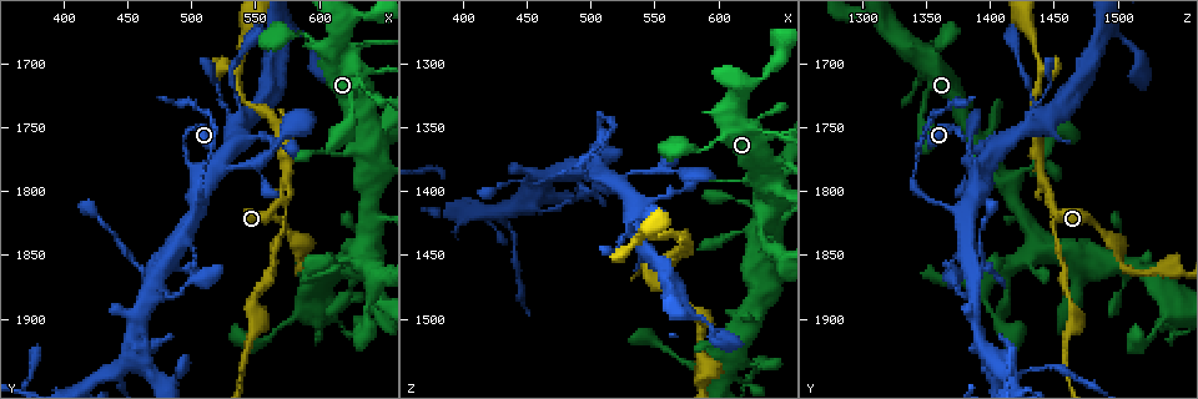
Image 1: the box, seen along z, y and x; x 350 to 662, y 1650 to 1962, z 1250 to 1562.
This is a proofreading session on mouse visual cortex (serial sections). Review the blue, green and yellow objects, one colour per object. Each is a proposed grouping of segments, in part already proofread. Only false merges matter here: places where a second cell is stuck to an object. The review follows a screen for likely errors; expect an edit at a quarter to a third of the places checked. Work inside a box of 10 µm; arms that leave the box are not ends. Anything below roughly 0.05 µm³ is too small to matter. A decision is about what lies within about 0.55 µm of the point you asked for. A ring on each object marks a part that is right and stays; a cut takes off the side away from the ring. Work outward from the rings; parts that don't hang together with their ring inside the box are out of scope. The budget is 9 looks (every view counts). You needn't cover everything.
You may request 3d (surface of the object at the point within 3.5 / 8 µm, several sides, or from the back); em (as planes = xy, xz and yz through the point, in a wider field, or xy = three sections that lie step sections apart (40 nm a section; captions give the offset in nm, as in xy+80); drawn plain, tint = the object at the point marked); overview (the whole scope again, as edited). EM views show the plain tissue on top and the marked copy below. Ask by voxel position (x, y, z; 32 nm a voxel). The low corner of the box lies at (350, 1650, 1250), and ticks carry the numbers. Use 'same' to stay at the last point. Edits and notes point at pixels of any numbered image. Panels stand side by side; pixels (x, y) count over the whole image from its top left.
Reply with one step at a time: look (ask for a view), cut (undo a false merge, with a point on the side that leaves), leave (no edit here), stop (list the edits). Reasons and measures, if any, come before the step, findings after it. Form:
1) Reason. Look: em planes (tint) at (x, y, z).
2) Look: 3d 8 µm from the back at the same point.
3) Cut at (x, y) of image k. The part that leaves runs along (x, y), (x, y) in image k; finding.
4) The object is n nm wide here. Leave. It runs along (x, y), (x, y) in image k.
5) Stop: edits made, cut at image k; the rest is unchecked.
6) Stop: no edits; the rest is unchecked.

Look: 3d 3.5 µm at (632, 1688, 1354).

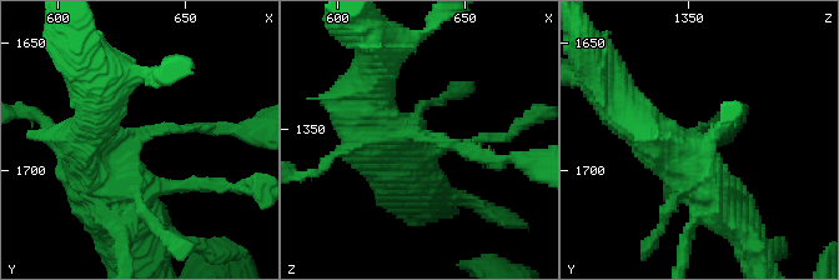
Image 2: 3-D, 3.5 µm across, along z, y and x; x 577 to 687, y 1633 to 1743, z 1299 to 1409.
The arms are 150, 600 nm wide. Look: em xy step 2 (tint) at (632, 1689, 1351).

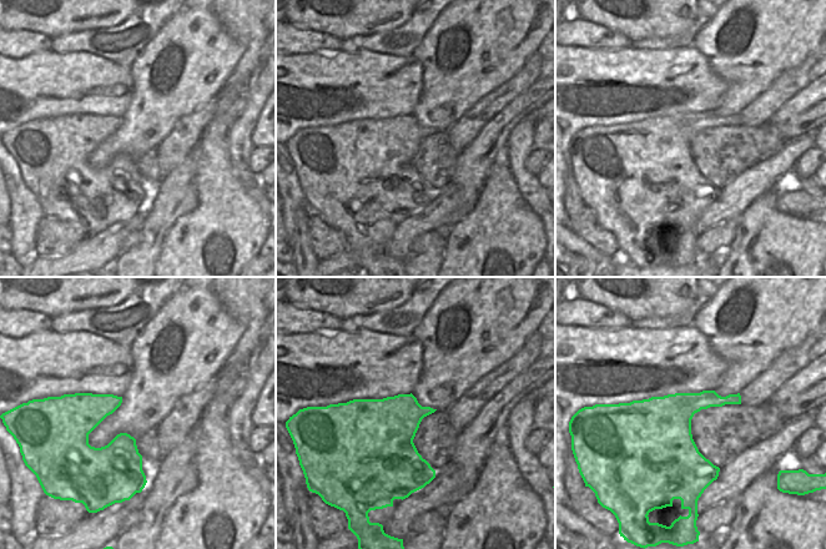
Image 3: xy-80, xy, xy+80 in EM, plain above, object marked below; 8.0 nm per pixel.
The object is 460 nm wide here. Leave. It runs along (75, 397), (81, 443), (141, 482) in image 3; continuous, no second cell.

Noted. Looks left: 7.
Arms part here. Look: em xy step 5 (tint) at (572, 1808, 1448).

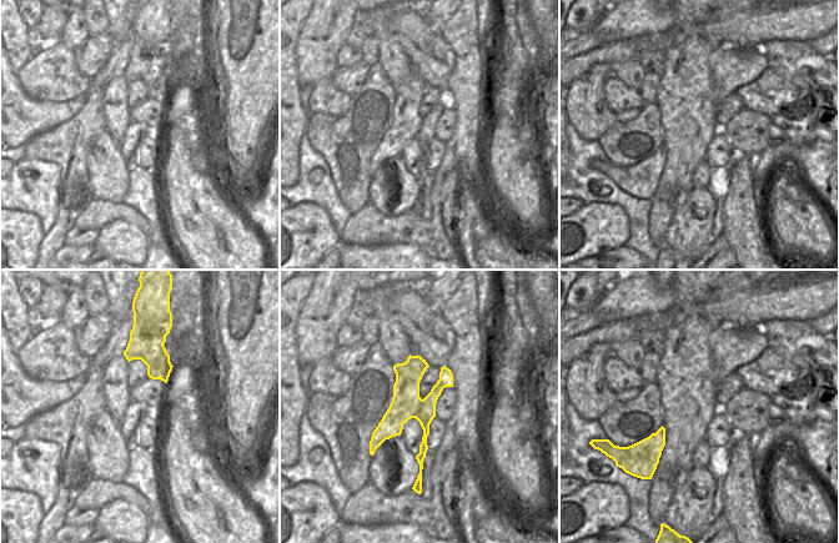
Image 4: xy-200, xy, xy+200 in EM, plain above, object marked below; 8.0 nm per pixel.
Look: 3d 3.5 µm at the same point.

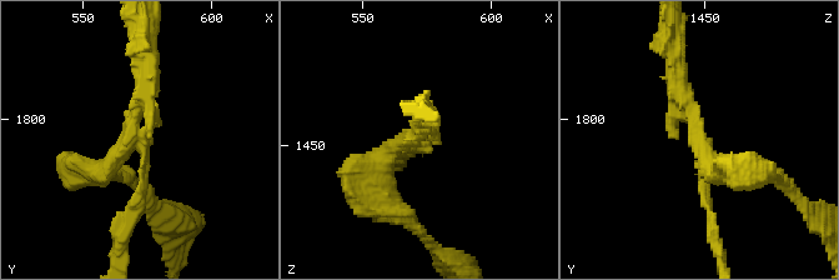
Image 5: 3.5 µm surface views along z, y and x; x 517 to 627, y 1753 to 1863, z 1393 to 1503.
The object is 240 nm wide here. Cut at (706, 193) of image 5. A border runs along (423, 400), (415, 417) in image 4; two cells meet here.

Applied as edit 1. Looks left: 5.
Redraw. Look: overview.

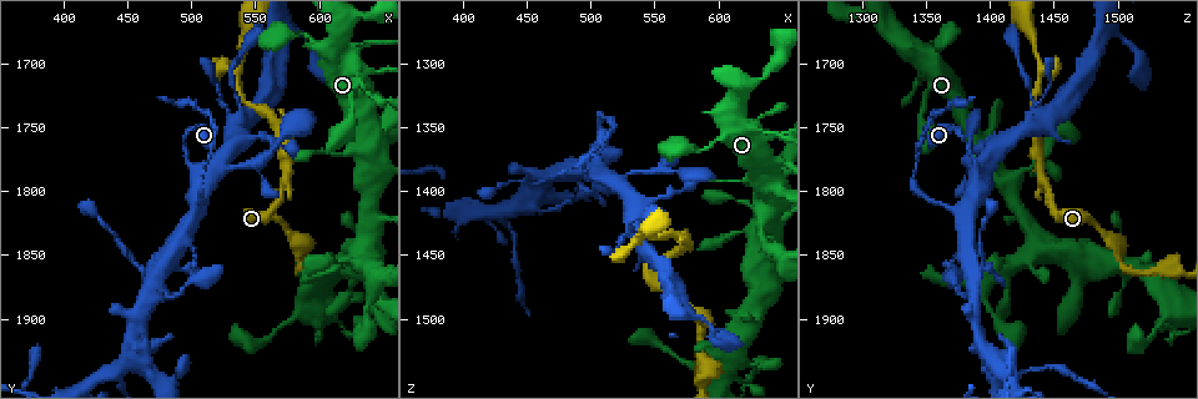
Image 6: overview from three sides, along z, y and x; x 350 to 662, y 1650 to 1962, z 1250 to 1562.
Three arms meet. Look: 3d 3.5 µm at (504, 1812, 1378).

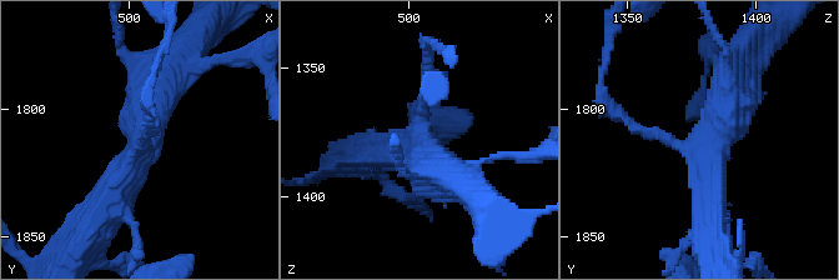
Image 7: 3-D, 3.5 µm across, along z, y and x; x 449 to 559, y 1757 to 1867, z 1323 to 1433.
3 arms meet here; the arms are 150, 400, 450 nm wide. Look: em xy step 1 (tint) at (504, 1814, 1378).

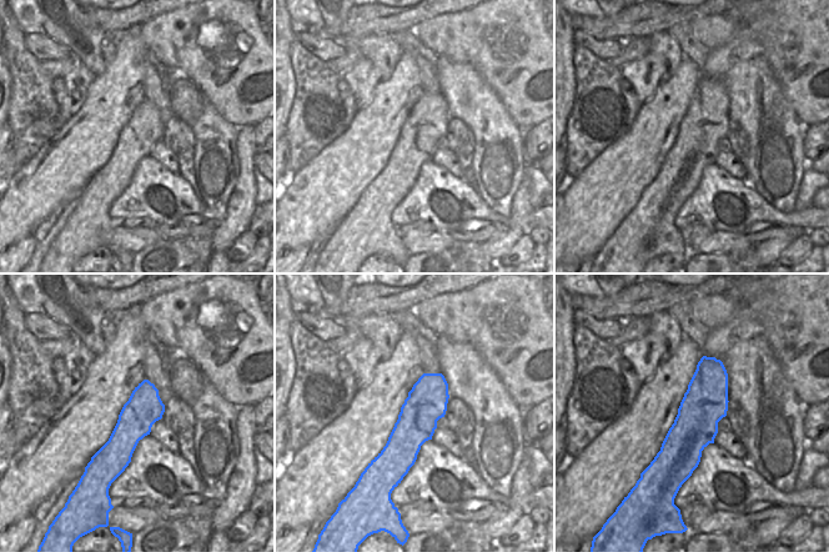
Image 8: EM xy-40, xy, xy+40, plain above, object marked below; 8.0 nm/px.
The object is 320 nm wide here. Cut at (634, 128) of image 7. The part that leaves runs along (673, 141), (622, 119), (599, 91), (603, 73) in image 7; a second cell is stuck on.

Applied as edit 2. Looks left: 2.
A narrow waist. Look: 3d 3.5 µm at (452, 1848, 1396).

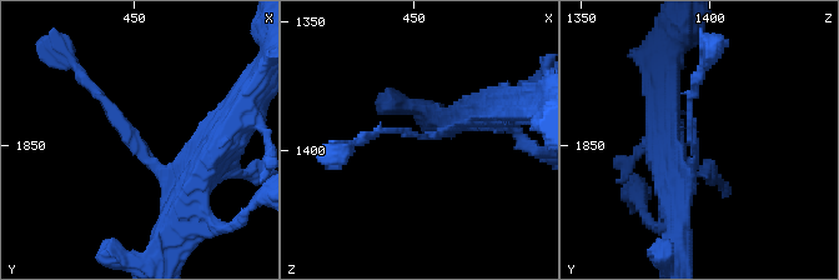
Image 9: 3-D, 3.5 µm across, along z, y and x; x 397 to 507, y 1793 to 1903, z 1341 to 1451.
Look: em xy step 1 (tint) at (449, 1850, 1394).

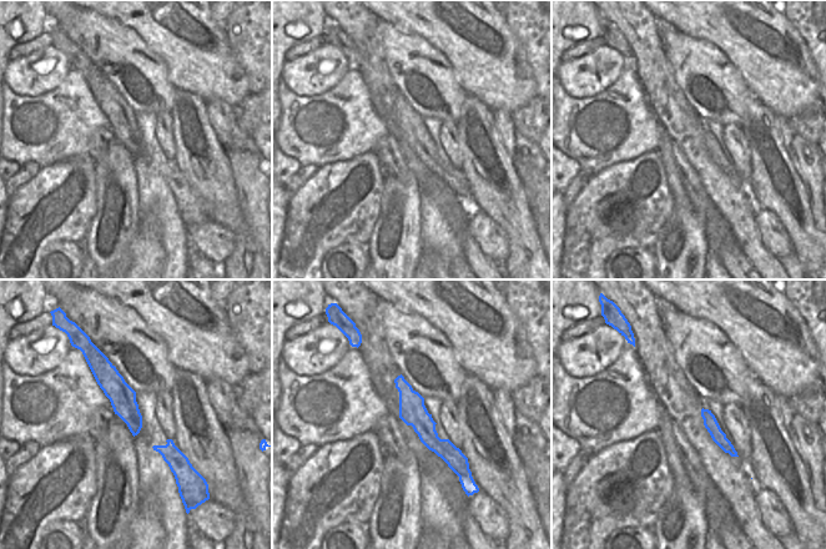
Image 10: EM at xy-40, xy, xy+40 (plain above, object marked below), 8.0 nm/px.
Leave. Continuous, no second cell.

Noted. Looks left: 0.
Stop: edits made, cut at image 5, cut at image 7; the rest is unchecked.

